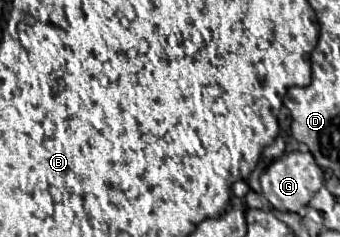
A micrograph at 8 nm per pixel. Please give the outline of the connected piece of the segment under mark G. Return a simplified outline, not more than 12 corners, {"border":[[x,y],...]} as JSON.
{"border":[[287,152],[261,174],[275,210],[299,212],[321,186],[311,152]]}

